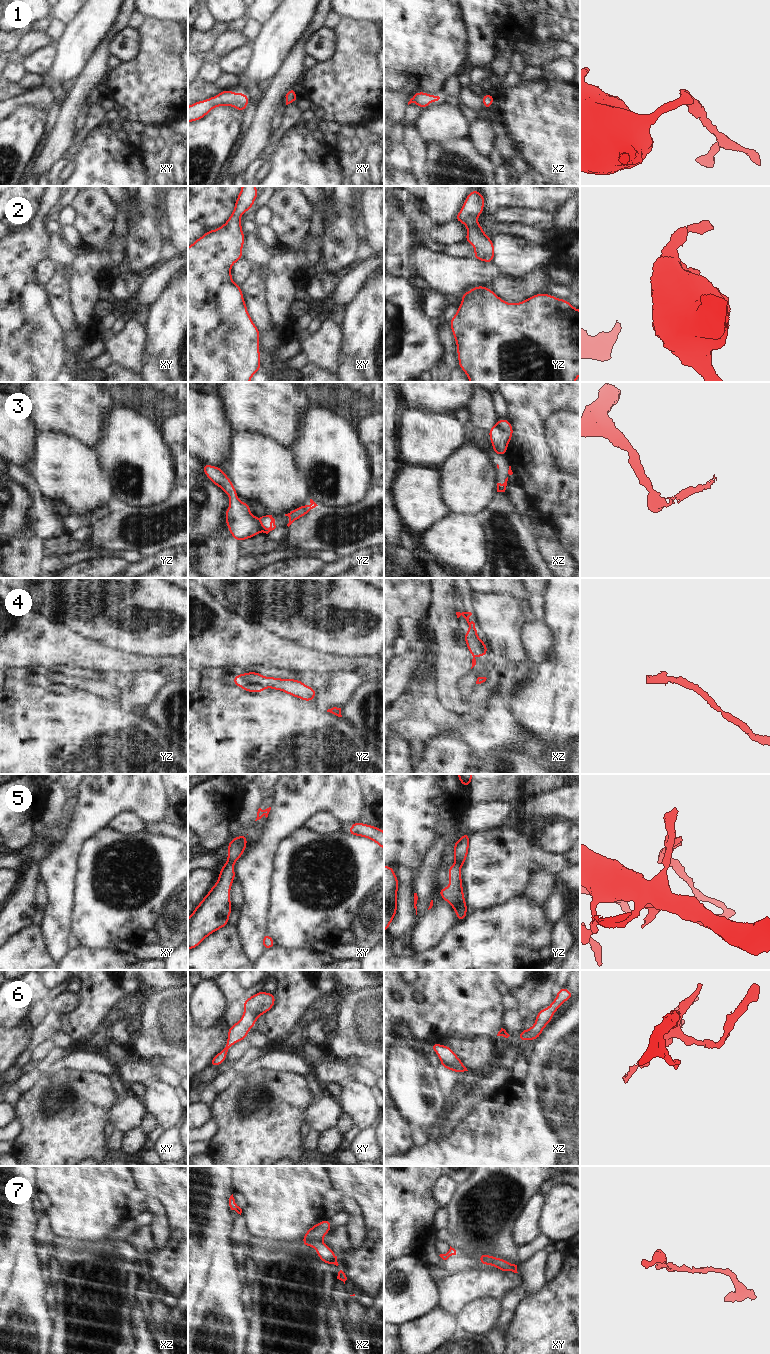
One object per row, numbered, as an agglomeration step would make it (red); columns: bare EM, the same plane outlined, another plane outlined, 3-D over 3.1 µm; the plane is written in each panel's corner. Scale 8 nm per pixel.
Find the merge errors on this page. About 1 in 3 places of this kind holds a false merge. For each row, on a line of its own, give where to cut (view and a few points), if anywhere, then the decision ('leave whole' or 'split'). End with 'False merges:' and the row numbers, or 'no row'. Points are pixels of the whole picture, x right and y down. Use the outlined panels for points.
1: cut none; leave whole
2: cut none; leave whole
3: cut yz (259, 518), (259, 529), (261, 531); split
4: cut none; leave whole
5: cut none; leave whole
6: cut none; leave whole
7: cut xz (303, 1239), (320, 1241); split
False merges: 3, 7

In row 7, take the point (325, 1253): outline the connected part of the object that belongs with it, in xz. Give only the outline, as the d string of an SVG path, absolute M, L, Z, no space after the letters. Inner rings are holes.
M303 1240L302 1246L312 1246L314 1250L318 1252L317 1257L321 1259L327 1265L331 1265L331 1264L334 1264L336 1266L339 1265L337 1262L336 1254L333 1252L333 1250L328 1245L326 1245L322 1241L310 1242L307 1240Z

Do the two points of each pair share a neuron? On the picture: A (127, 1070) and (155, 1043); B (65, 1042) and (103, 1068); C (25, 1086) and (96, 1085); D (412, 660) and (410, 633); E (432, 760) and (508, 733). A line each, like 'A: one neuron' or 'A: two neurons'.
A: two neurons
B: two neurons
C: two neurons
D: two neurons
E: two neurons

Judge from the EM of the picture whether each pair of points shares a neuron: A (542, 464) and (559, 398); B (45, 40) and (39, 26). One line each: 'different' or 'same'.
A: same
B: different

